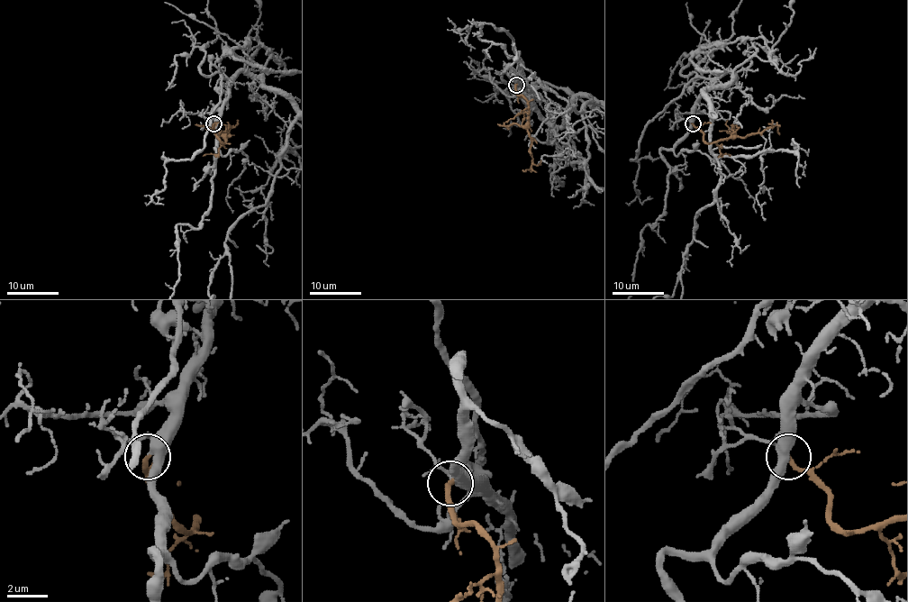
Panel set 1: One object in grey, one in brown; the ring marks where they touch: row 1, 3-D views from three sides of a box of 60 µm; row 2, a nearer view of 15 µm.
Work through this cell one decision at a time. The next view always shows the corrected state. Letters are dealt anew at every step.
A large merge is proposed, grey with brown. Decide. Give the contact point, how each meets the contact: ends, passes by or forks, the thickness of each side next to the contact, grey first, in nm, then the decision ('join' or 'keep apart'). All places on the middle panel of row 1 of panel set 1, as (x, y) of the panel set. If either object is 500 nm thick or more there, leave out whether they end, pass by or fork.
(516, 85) | grey forks | brown ends | 360/240 nm | join

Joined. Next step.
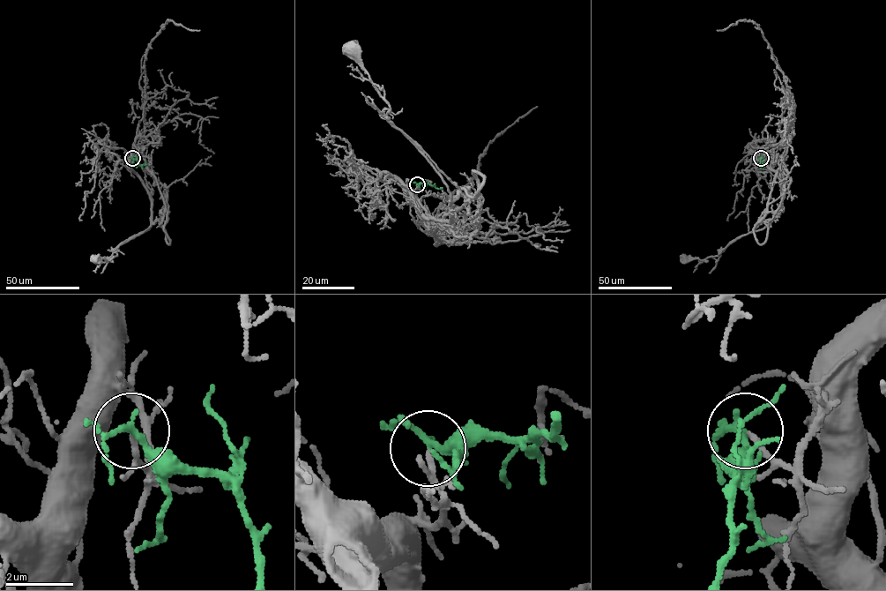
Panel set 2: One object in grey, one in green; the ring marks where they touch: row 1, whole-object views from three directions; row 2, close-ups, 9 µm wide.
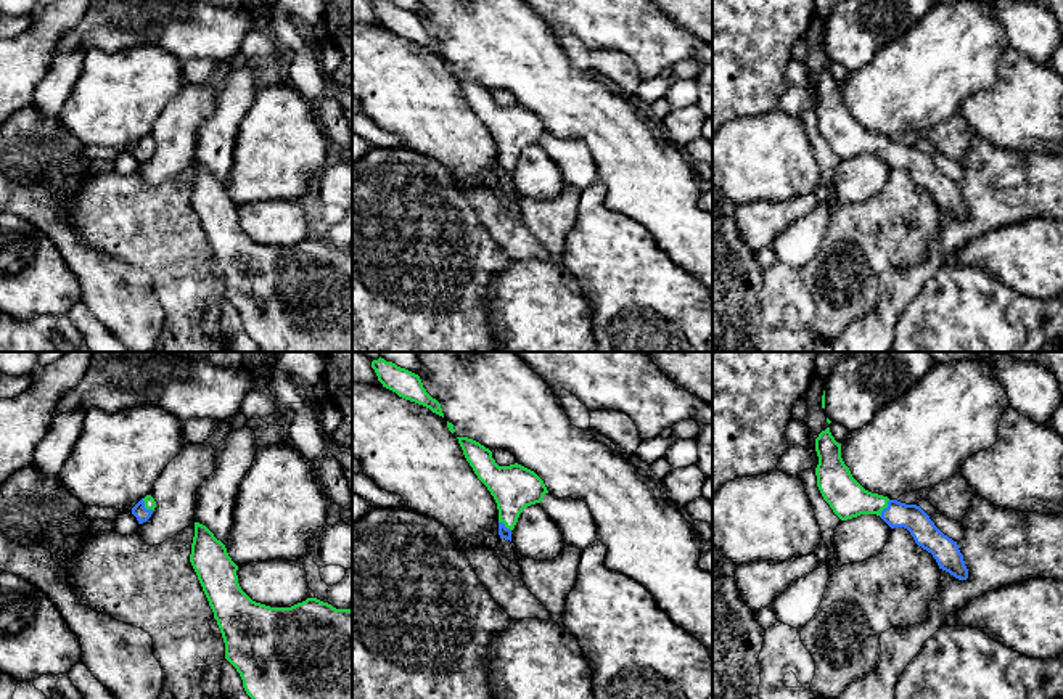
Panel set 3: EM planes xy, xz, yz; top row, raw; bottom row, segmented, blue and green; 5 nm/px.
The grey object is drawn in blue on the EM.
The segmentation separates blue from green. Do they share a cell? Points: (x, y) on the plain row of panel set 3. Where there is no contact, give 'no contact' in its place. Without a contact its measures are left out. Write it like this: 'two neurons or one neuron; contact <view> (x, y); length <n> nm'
one neuron; contact yz (885, 148); length 100 nm

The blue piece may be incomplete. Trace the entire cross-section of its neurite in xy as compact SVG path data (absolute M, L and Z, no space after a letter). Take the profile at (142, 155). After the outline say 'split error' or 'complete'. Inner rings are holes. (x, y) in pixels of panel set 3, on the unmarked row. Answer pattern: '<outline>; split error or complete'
M146 135L132 148L132 154L137 157L138 164L143 164L151 157L154 148L154 138L151 135Z; split error

